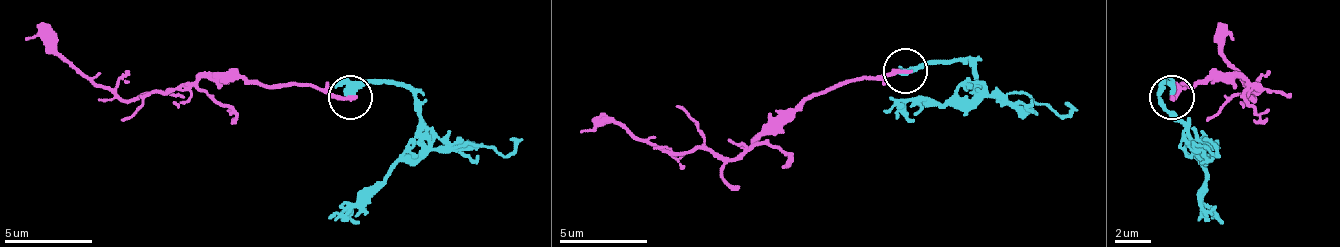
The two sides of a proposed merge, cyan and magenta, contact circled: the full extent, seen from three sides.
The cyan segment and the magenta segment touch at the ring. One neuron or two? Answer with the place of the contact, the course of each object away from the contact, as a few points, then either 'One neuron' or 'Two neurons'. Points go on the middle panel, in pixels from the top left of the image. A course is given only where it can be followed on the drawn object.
Place: (905, 71). Course of cyan: (904, 69), (970, 61), (975, 78), (962, 83), (939, 105), (895, 100), (882, 109). Course of magenta: (904, 69), (802, 96), (736, 158), (696, 149), (674, 153), (648, 145), (621, 123), (595, 123), (582, 131). Two neurons

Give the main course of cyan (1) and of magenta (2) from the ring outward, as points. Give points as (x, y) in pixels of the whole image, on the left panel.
1: (349, 96), (367, 83), (407, 87), (420, 123), (407, 149), (384, 176), (327, 220)
2: (349, 96), (194, 78), (181, 92), (141, 92), (119, 100), (106, 87), (93, 87), (40, 39), (27, 39)

